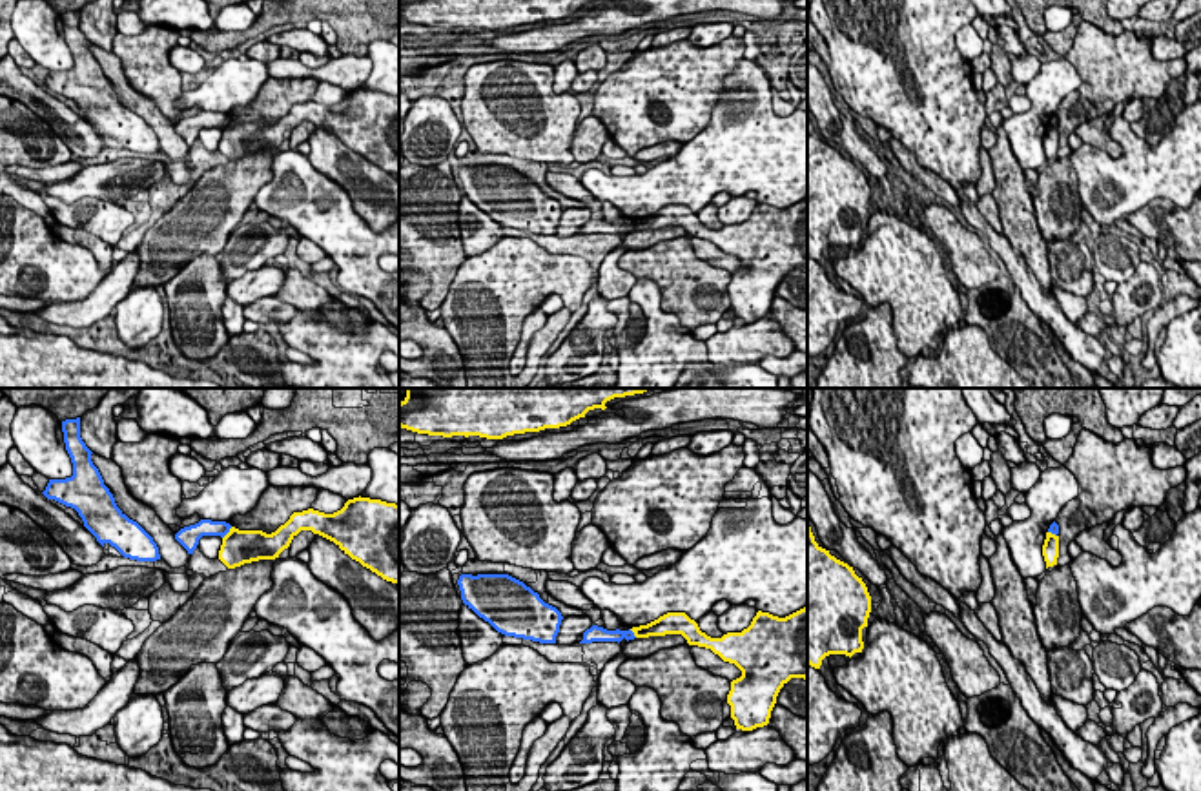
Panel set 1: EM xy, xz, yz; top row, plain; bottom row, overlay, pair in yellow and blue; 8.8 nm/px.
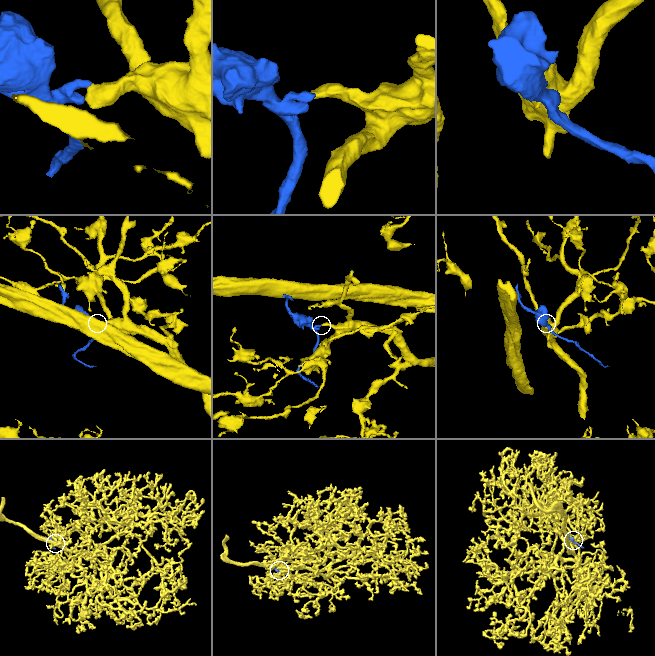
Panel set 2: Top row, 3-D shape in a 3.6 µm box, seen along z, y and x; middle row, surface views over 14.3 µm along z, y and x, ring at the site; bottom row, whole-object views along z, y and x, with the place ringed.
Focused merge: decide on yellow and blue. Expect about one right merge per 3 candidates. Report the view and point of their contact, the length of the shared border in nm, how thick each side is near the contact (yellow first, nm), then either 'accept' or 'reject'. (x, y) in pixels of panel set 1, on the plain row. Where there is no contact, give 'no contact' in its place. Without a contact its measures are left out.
xy (228, 124) | 140 nm | 300/160 nm | reject

